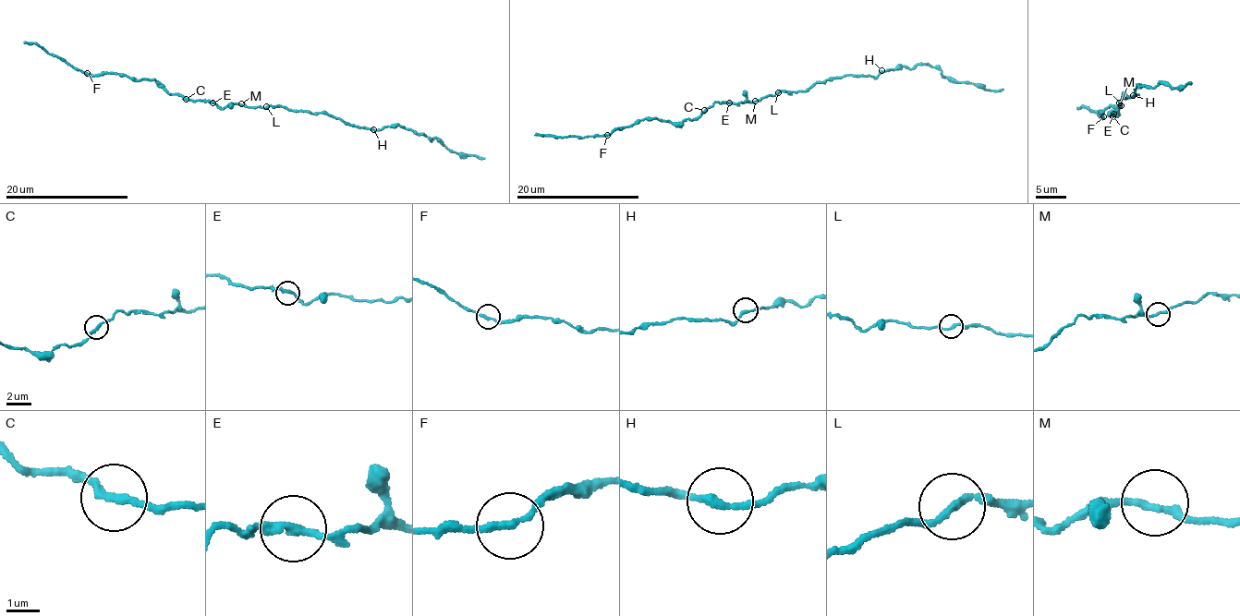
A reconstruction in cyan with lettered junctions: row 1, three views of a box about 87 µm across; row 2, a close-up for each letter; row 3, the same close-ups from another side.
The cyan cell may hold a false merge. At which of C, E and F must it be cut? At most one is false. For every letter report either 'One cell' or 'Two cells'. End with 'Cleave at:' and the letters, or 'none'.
C: One cell
E: One cell
F: One cell
Cleave at: none

